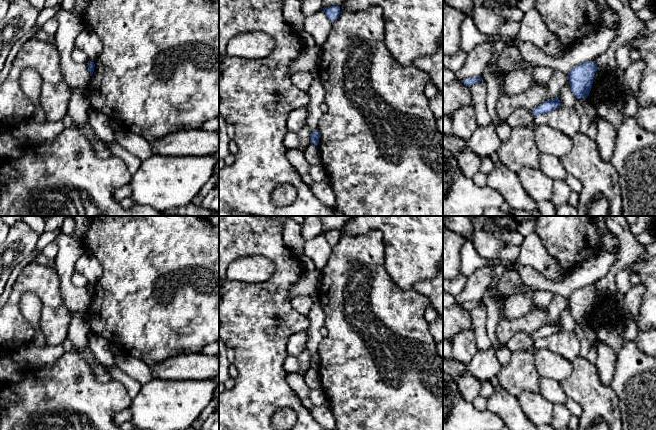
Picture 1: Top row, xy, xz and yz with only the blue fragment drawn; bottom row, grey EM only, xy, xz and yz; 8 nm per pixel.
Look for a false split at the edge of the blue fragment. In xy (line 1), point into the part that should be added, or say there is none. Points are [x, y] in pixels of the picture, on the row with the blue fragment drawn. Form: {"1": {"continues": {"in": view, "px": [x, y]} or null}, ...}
{"1": {"continues": null}}

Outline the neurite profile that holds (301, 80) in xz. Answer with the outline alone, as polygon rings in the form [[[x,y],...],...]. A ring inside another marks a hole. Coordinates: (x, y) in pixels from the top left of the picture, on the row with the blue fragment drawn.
[[[308,71],[308,72],[298,72],[293,74],[290,79],[292,84],[304,91],[304,92],[308,92],[311,81],[313,79],[313,77],[317,74],[317,71]]]

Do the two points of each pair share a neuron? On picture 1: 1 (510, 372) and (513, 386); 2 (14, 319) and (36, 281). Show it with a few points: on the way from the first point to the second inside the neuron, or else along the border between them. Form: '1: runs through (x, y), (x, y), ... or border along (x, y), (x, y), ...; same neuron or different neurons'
1: runs through (513, 375), (513, 383); same neuron
2: runs through (14, 308), (15, 296), (25, 285); same neuron

